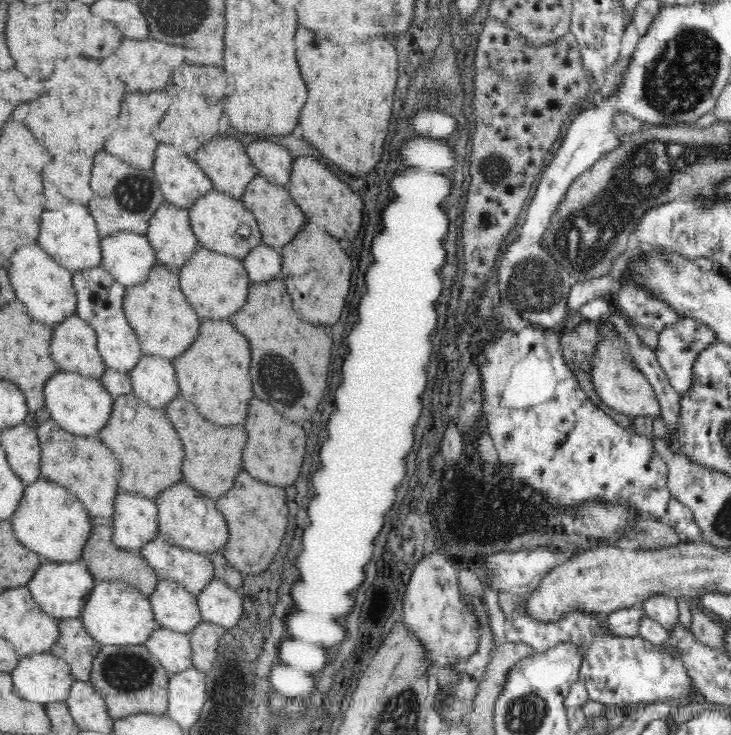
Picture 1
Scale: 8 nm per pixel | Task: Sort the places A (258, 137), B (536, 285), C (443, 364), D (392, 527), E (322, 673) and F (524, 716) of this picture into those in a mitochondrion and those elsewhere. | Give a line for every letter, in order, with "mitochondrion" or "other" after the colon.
A: other
B: mitochondrion
C: other
D: other
E: other
F: mitochondrion

